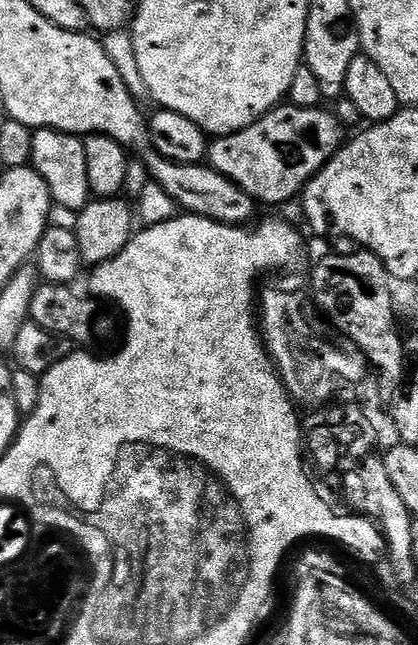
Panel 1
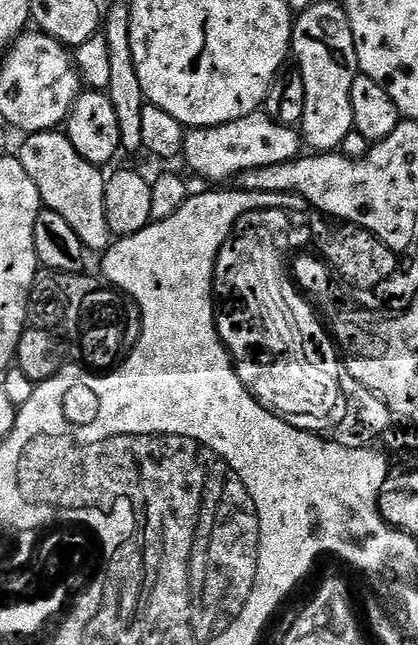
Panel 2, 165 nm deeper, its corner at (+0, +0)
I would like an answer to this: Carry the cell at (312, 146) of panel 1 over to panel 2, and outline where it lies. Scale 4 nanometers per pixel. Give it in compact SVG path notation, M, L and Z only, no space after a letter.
M263 111L252 112L246 118L238 118L229 124L220 124L217 128L194 128L185 135L182 160L194 171L208 180L228 180L246 170L265 168L275 164L284 164L287 160L297 159L302 152L302 136L295 127L274 122Z

